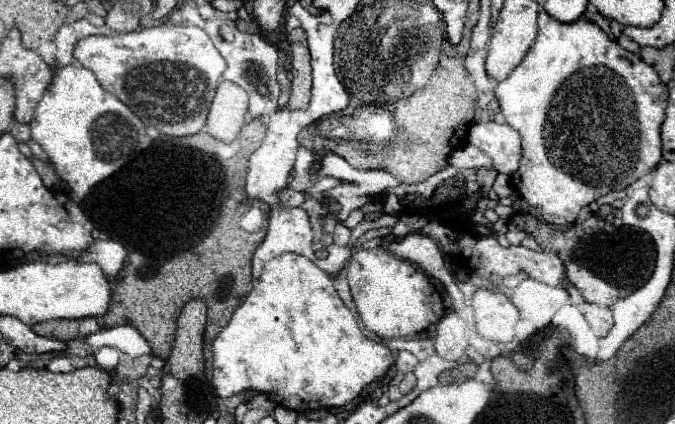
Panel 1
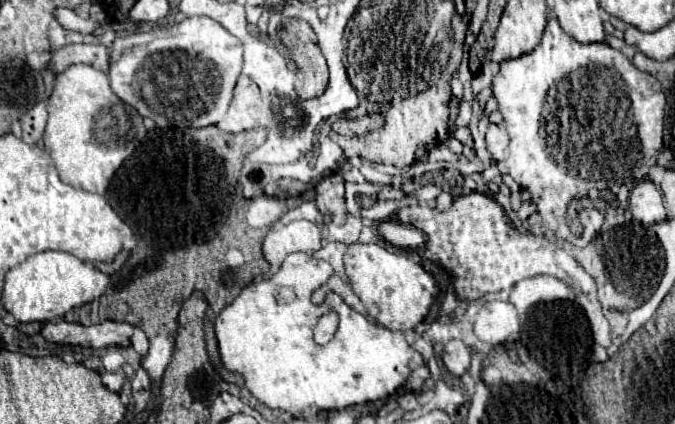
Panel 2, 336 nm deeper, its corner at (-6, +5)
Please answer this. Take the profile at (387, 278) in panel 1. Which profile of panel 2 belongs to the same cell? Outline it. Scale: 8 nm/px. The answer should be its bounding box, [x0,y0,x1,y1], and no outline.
[345,245,439,331]

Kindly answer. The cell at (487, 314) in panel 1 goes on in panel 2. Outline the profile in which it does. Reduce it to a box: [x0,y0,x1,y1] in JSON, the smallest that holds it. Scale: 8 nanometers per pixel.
[473,301,521,345]

